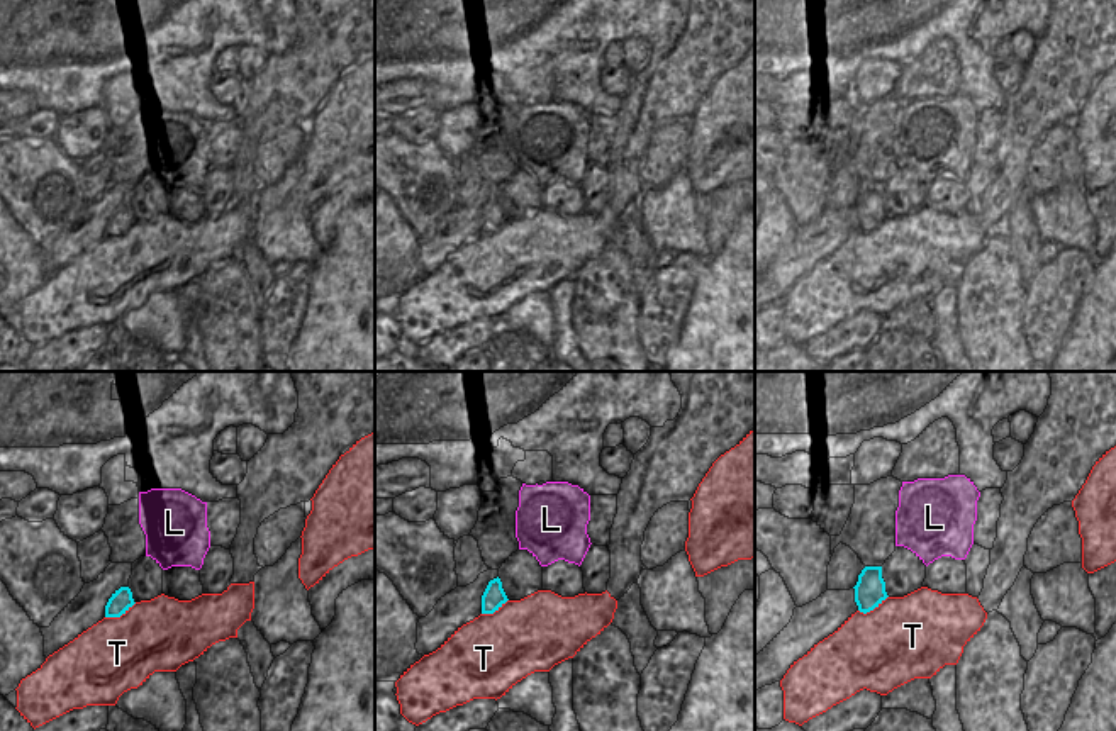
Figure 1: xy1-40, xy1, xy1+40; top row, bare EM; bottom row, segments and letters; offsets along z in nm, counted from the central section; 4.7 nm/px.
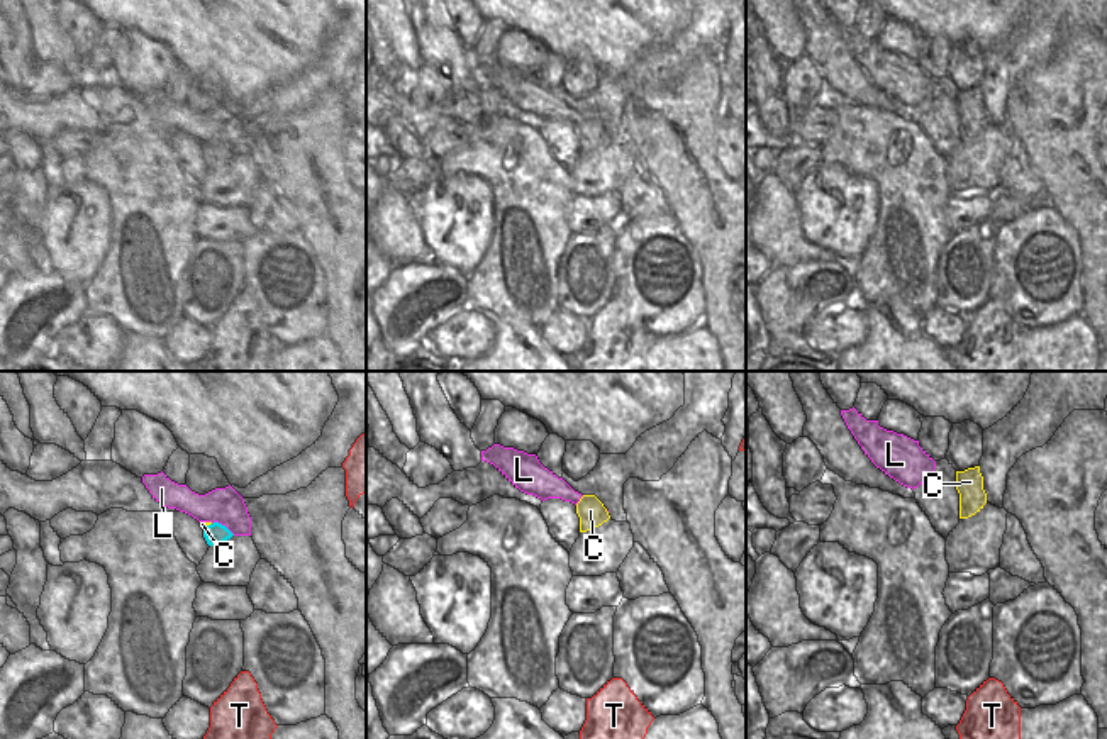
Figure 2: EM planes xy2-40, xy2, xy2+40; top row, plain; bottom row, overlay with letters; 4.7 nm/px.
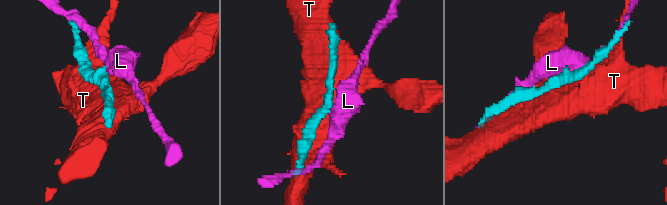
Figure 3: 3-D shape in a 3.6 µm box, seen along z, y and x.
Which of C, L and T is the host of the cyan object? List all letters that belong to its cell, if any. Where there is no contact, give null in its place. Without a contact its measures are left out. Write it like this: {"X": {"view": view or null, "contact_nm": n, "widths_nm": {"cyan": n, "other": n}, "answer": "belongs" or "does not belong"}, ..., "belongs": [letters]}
{"C": {"view": "xy2-40", "contact_nm": 50, "widths_nm": {"cyan": 100, "other": 30}, "answer": "belongs"}, "L": {"view": "xy2-40", "contact_nm": 130, "widths_nm": {"cyan": 100, "other": 170}, "answer": "does not belong"}, "T": {"view": "xy1-40", "contact_nm": 170, "widths_nm": {"cyan": 100, "other": 360}, "answer": "does not belong"}, "belongs": ["C"]}

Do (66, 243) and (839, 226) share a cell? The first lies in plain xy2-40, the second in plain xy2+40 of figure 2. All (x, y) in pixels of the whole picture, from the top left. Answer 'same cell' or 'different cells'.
same cell

